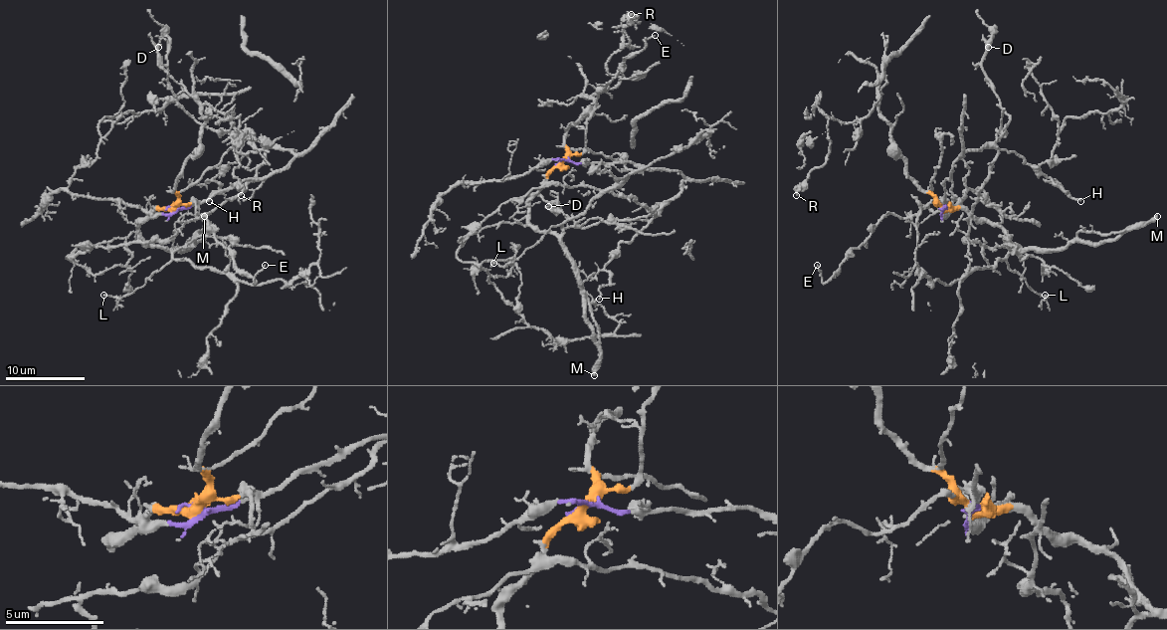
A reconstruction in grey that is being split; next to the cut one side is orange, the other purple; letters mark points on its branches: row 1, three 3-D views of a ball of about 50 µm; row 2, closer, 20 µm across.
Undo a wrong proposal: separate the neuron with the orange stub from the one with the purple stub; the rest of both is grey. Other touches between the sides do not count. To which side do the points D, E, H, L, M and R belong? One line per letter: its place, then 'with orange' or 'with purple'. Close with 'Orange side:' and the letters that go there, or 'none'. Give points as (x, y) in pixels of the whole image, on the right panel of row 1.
D: place (988, 47); with purple
E: place (817, 265); with orange
H: place (1080, 201); with purple
L: place (1045, 295); with orange
M: place (1157, 216); with orange
R: place (796, 195); with orange
Orange side: E, L, M, R

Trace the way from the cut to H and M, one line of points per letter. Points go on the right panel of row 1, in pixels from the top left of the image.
H: (943, 207), (943, 183), (951, 165), (975, 149), (999, 147), (1015, 151), (1025, 163), (1035, 165), (1080, 201)
M: (943, 207), (961, 207), (995, 223), (1019, 249), (1104, 243), (1156, 215)

